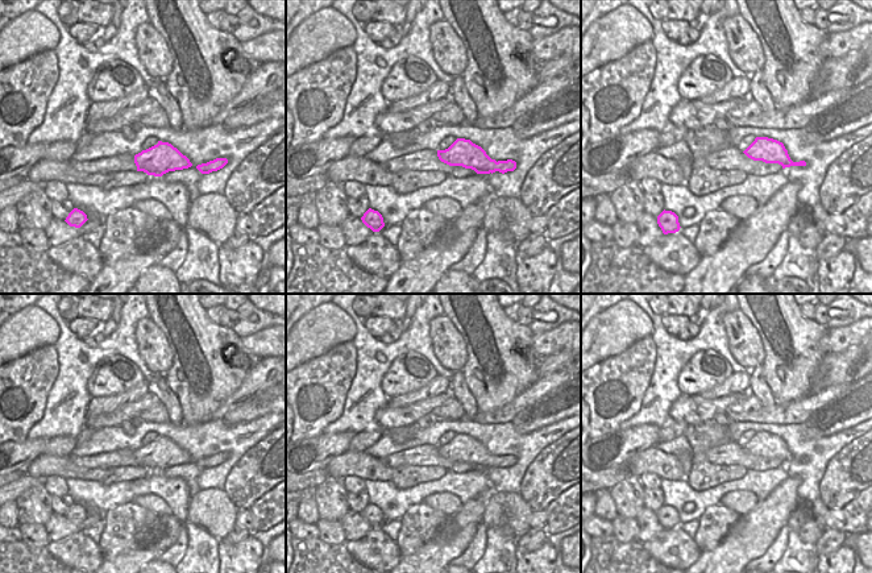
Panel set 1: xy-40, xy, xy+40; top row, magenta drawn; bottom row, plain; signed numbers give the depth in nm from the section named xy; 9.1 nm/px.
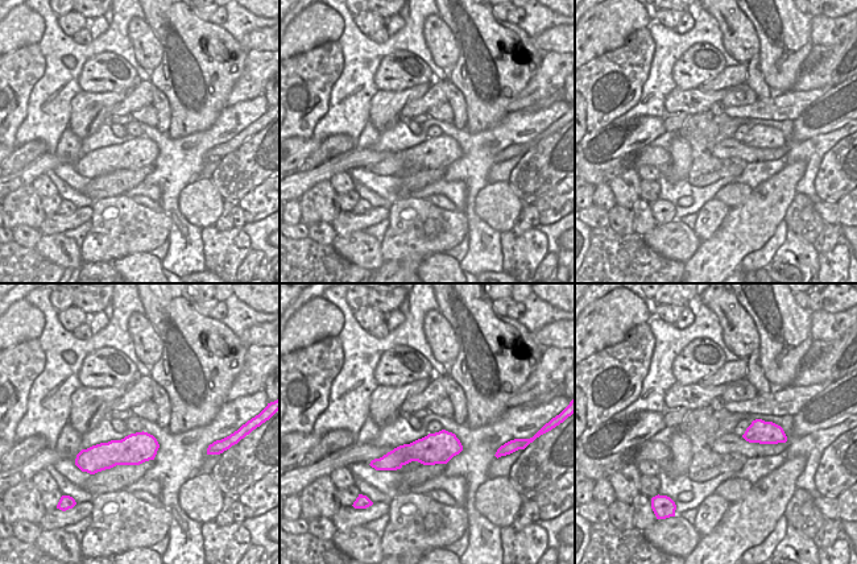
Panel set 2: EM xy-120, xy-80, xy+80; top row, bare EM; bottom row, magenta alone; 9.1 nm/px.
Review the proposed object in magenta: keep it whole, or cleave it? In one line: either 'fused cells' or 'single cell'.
fused cells

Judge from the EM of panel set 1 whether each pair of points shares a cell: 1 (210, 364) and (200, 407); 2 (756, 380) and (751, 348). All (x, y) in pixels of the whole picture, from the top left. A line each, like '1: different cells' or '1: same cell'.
1: same cell
2: different cells

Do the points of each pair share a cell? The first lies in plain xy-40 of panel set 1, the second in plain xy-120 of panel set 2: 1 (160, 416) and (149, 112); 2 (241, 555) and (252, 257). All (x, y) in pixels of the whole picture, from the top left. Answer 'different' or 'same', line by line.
1: same
2: different

